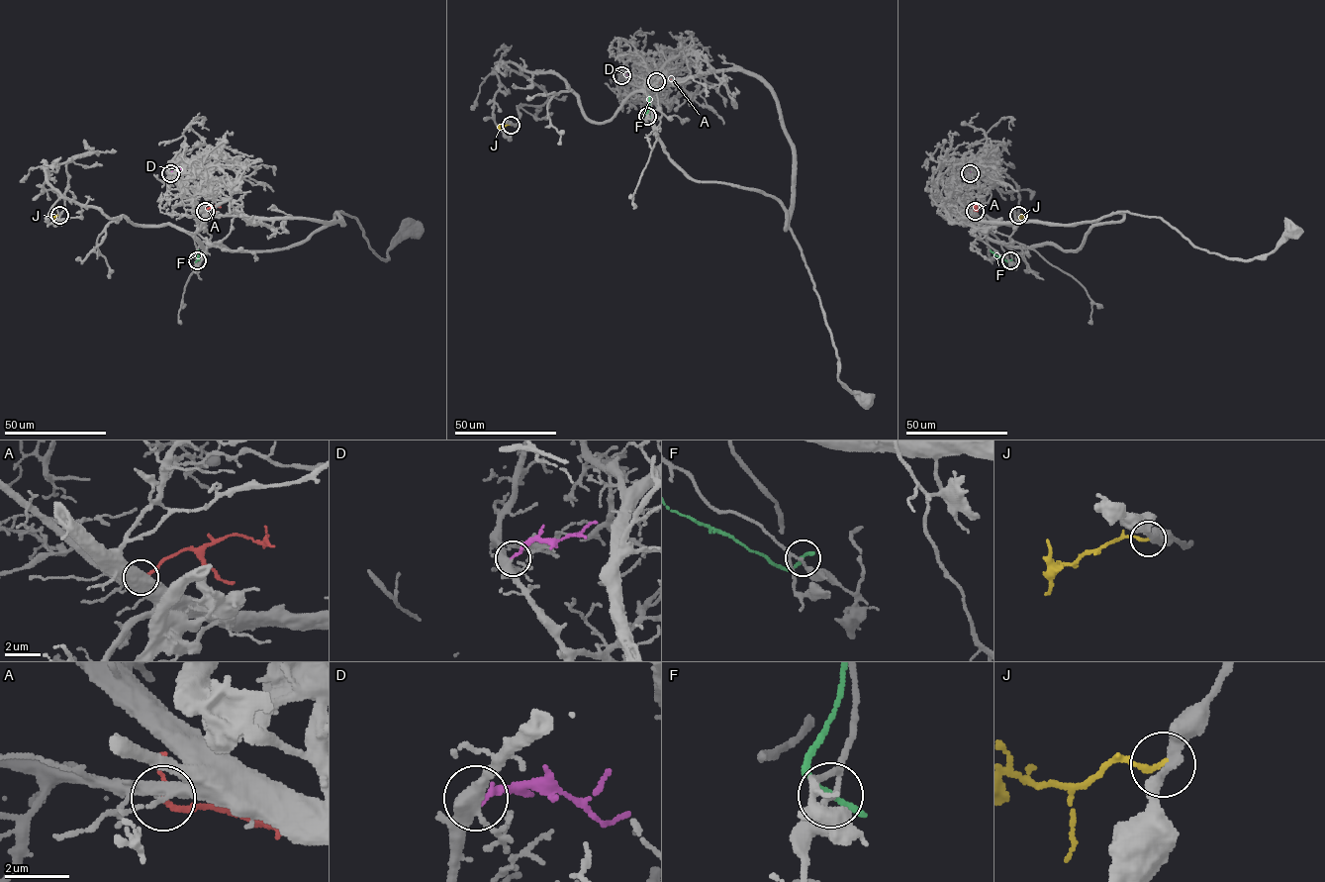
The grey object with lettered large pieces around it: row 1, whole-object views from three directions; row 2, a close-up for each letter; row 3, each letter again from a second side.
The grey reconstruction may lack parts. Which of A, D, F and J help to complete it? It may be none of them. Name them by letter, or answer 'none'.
A, D

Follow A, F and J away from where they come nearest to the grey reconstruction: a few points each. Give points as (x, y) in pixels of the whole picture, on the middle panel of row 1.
A: (656, 80), (668, 82), (670, 79)
F: (647, 116), (649, 96)
J: (511, 125), (499, 131)

